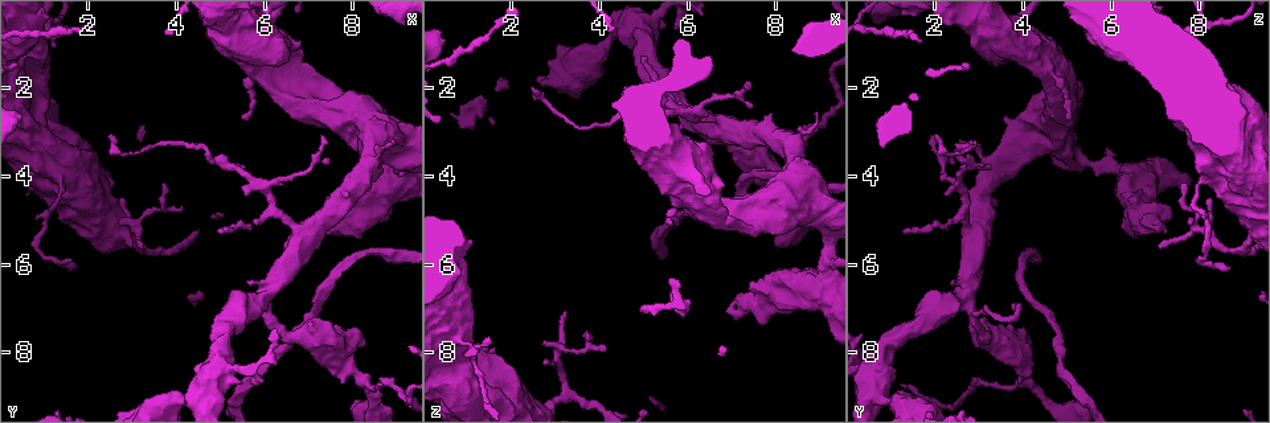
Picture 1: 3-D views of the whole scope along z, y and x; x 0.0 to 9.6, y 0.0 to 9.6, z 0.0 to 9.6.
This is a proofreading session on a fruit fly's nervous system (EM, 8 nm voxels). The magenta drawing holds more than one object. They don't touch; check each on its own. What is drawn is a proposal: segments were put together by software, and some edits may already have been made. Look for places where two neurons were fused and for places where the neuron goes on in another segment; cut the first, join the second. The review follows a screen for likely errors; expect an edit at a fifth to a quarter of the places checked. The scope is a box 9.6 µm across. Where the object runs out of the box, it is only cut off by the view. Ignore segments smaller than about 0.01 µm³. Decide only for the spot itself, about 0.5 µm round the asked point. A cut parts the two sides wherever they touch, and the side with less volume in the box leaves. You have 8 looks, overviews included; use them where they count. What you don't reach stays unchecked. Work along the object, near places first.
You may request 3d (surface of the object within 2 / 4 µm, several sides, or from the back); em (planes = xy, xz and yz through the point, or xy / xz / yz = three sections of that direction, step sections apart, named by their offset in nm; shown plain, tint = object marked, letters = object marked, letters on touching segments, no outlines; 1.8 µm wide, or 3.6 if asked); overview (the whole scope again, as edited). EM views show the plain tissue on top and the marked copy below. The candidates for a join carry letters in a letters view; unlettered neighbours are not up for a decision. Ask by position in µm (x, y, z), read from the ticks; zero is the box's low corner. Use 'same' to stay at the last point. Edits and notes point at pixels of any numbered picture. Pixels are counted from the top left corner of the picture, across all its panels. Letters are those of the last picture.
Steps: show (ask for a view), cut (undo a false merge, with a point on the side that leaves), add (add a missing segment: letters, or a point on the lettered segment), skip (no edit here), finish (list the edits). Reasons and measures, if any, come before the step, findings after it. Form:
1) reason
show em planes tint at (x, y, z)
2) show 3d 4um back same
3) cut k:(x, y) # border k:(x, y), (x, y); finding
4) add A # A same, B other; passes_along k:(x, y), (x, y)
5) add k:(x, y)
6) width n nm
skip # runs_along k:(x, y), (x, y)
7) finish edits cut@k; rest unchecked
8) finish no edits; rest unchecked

tapers out
show 3d 4um at (5.50, 3.80, 3.35)

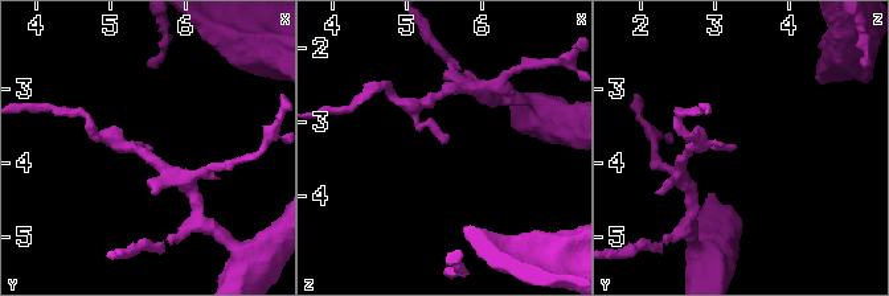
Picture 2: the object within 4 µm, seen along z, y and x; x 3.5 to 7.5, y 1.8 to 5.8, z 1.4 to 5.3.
show em planes letters at (5.45, 3.75, 3.25)

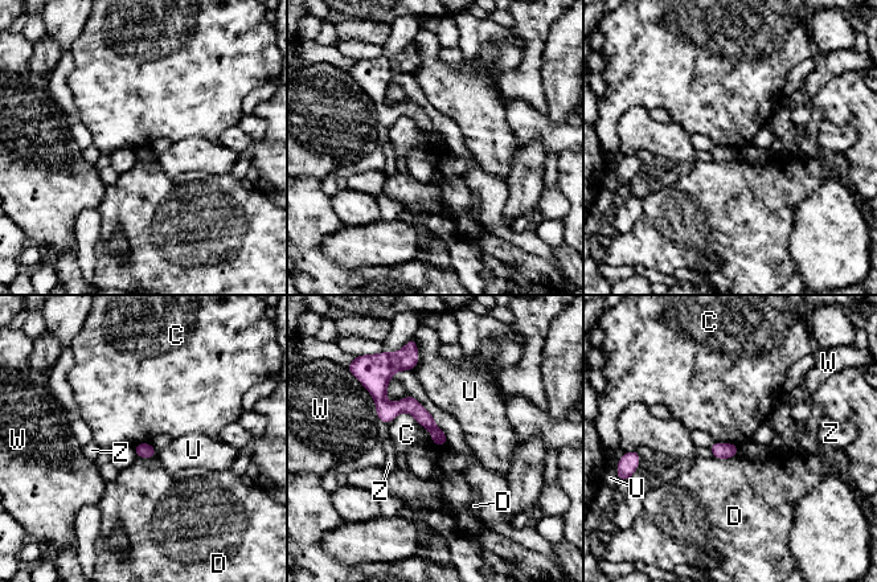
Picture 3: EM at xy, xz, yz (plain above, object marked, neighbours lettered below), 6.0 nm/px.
skip # C other, D other, U other, W other, Z other; runs_along 3:(375, 393), (388, 406), (412, 406), (443, 442); none of them fits

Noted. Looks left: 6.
thin end
show 3d 2um at (2.50, 3.15, 2.05)

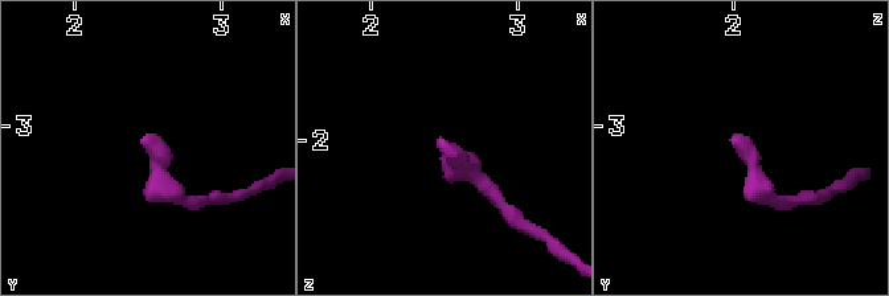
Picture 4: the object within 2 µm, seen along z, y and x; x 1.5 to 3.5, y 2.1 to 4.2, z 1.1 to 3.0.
show em planes letters at (2.48, 3.10, 2.00)

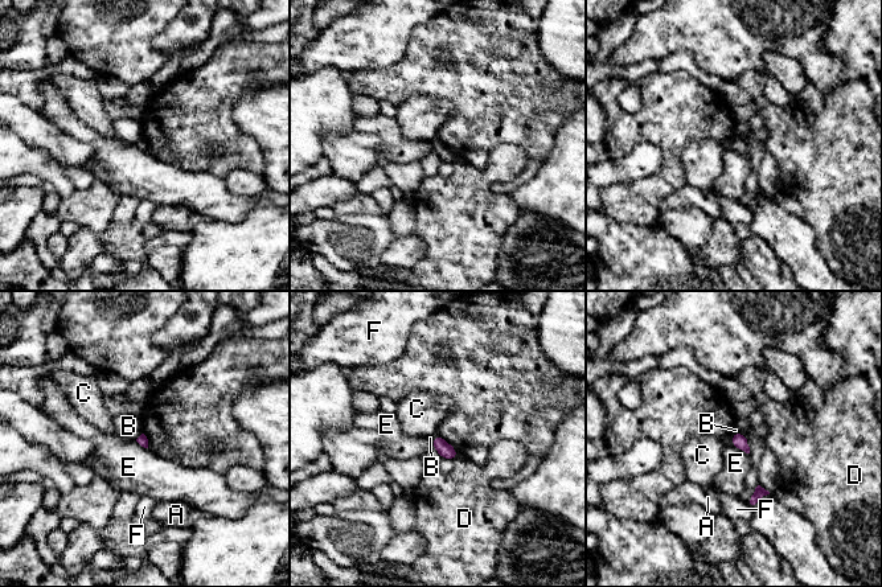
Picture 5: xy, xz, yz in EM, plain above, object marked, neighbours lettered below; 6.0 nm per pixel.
width 60 nm
skip # A other, B other, C other, D other, E other, F other; border 5:(142, 432), (135, 439); no lettered segment goes on from it

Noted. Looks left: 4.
calibre changes
show em 3.6um xz step 16 letters at (9.10, 3.90, 6.20)

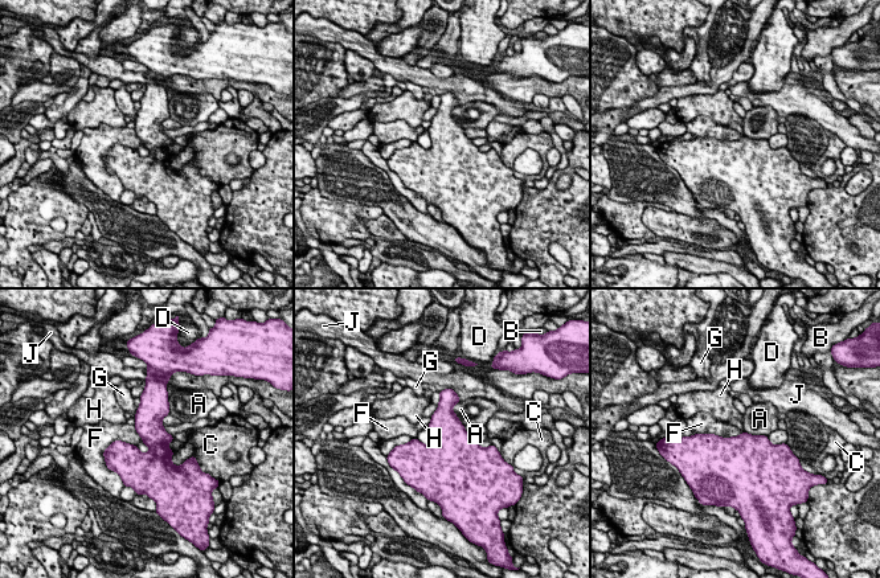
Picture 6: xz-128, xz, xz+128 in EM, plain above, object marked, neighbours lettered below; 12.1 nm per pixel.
width 240 nm
skip # A other, B other, C other, D other, F other, G other, H other, J other; runs_along 6:(146, 400), (154, 435), (146, 474); all the same neuron

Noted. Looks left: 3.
finish no edits; rest unchecked

